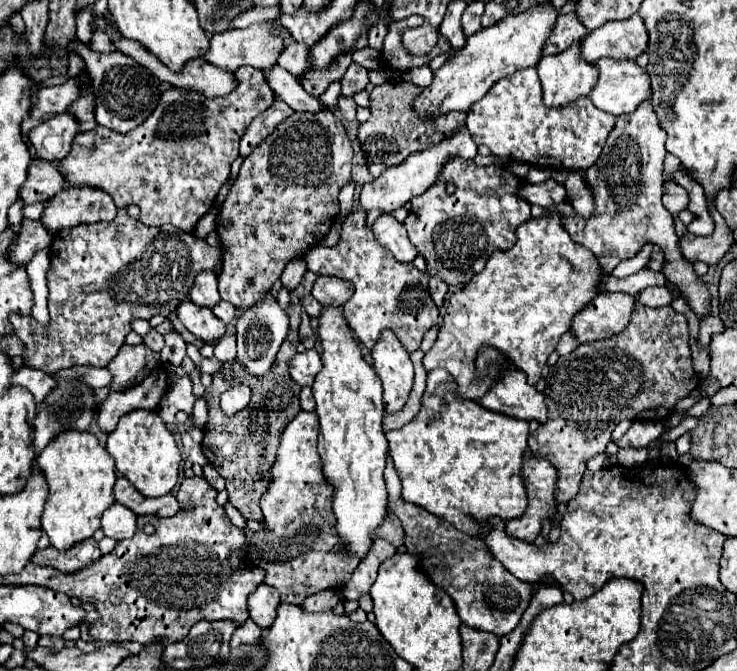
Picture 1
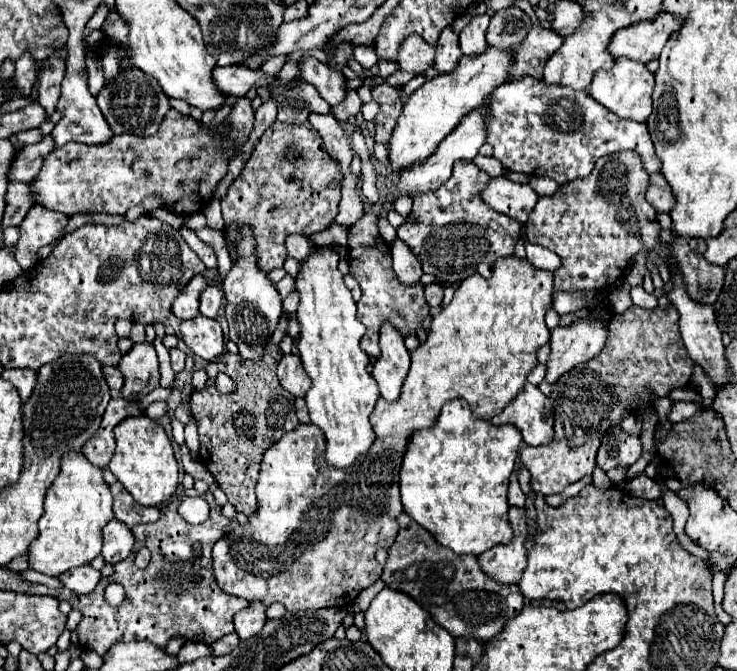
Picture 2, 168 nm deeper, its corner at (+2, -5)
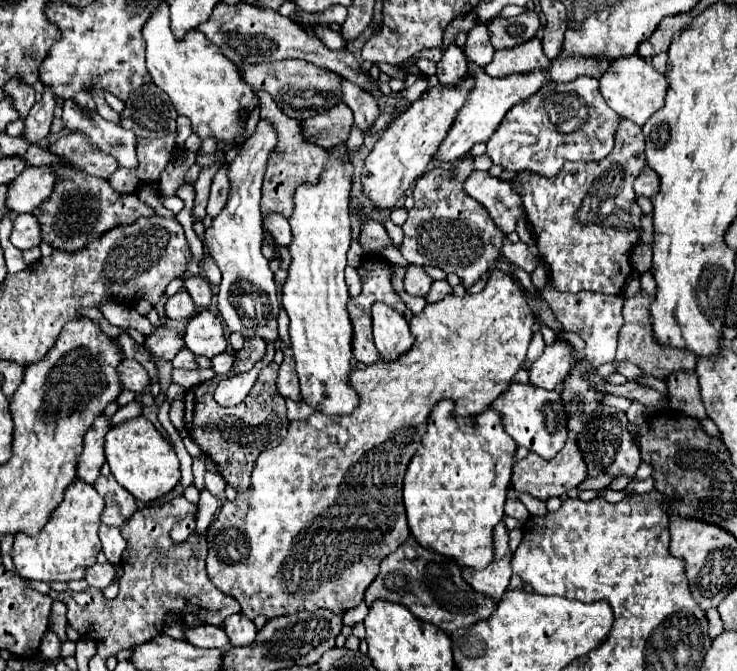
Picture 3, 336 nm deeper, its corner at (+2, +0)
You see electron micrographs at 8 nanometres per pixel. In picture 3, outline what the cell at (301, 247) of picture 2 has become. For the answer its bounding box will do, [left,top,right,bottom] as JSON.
[264,214,292,246]

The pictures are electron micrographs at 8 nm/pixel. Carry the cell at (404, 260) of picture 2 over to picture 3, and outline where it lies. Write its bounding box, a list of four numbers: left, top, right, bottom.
[404,266,432,296]

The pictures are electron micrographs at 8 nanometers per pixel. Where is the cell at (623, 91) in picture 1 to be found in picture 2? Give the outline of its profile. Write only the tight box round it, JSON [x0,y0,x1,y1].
[590,57,654,121]

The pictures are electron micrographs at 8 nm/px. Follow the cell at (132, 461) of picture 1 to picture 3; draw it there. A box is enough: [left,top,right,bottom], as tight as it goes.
[104,416,180,504]

